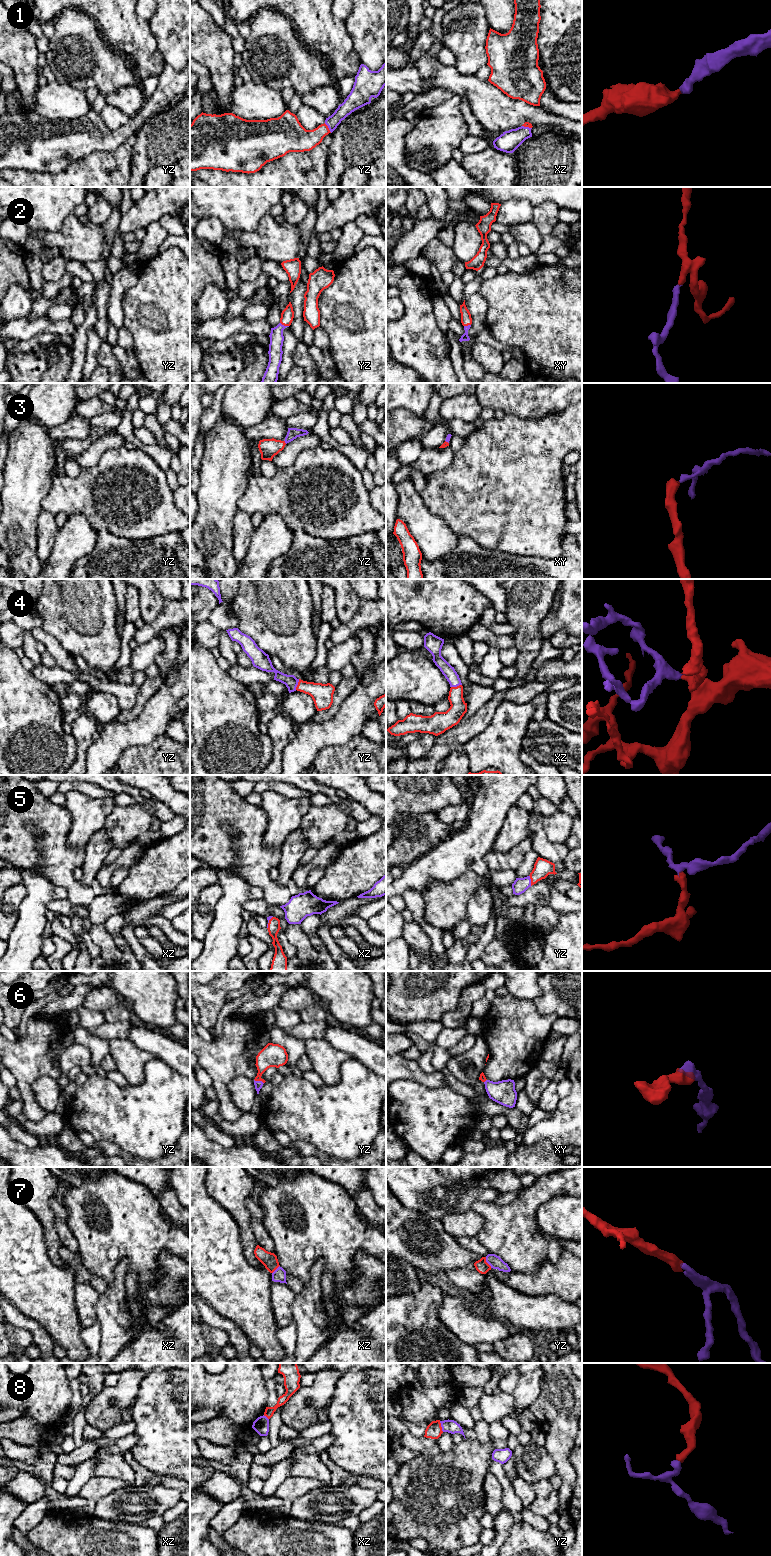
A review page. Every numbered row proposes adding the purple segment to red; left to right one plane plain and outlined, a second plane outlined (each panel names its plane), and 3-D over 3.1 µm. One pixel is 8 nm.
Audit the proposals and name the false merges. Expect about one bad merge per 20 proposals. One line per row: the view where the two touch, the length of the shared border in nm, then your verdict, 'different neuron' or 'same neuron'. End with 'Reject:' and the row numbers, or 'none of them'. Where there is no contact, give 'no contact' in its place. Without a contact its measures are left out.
1: meets red in yz; contact 100 nm long; same neuron
2: meets red in yz; contact 80 nm long; same neuron
3: meets red in yz; contact 40 nm long; same neuron
4: meets red in yz; contact 90 nm long; same neuron
5: meets red in yz; contact 90 nm long; same neuron
6: meets red in yz; contact 90 nm long; same neuron
7: meets red in yz; contact 100 nm long; same neuron
8: meets red in yz; contact 90 nm long; same neuron
Reject: none of them

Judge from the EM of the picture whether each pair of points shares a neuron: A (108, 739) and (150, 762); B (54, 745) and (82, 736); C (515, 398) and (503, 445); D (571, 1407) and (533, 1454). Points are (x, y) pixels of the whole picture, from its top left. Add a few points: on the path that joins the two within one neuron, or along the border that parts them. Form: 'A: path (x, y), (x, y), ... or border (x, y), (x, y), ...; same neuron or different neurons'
A: border (148, 744), (128, 746), (122, 752), (116, 764); different neurons
B: border (71, 733), (76, 746), (76, 759), (74, 762); different neurons
C: border (506, 413), (521, 418), (534, 419); different neurons
D: border (544, 1446), (556, 1466); different neurons

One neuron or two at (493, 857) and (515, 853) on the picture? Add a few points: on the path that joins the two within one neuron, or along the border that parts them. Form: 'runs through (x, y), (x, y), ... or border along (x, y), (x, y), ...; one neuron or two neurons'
runs through (498, 857), (510, 857); one neuron

